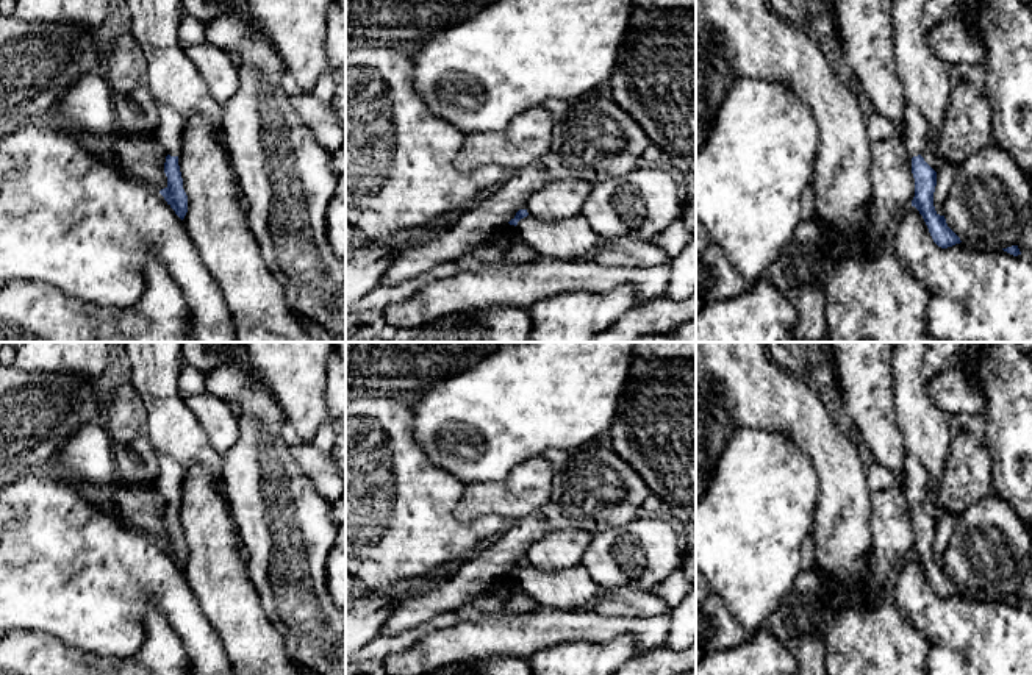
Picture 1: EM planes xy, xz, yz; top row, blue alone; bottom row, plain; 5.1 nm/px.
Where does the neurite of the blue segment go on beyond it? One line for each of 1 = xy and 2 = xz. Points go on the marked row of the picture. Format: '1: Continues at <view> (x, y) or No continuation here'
1: Continues at xy (168, 133)
2: No continuation here

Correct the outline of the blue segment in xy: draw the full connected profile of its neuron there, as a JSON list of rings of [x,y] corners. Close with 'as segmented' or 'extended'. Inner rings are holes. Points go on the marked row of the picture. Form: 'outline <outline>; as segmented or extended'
outline [[[156,103],[158,127],[155,139],[166,150],[164,173],[167,186],[159,191],[167,205],[183,220],[188,212],[188,195],[183,189],[183,178],[178,166],[178,153],[181,147],[183,117],[170,106]]]; extended

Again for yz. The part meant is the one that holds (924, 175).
outline [[[905,100],[904,142],[912,155],[912,173],[915,178],[915,206],[923,216],[933,242],[948,248],[960,244],[960,238],[948,227],[944,216],[940,216],[933,206],[933,192],[937,186],[937,172],[924,161],[921,152],[926,144],[927,125],[919,109]]]; extended

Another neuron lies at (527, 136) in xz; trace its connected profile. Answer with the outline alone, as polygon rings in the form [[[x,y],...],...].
[[[527,109],[503,130],[466,134],[453,164],[458,170],[494,164],[511,173],[549,152],[552,127],[549,111]]]

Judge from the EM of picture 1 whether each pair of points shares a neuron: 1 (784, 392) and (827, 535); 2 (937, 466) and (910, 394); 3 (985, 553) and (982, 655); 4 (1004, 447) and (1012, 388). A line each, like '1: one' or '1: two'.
1: one
2: one
3: two
4: one

